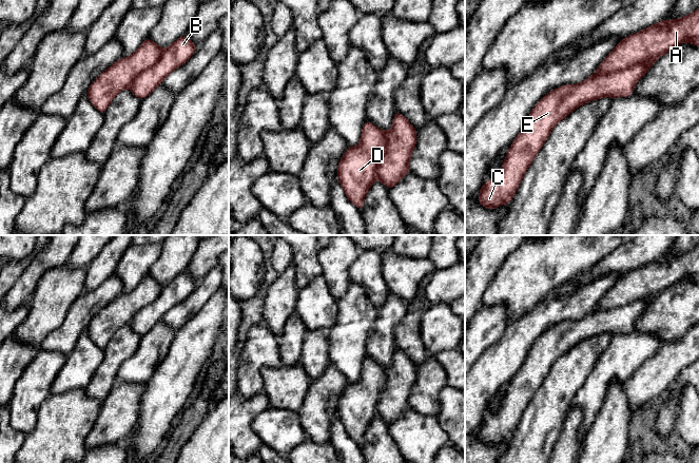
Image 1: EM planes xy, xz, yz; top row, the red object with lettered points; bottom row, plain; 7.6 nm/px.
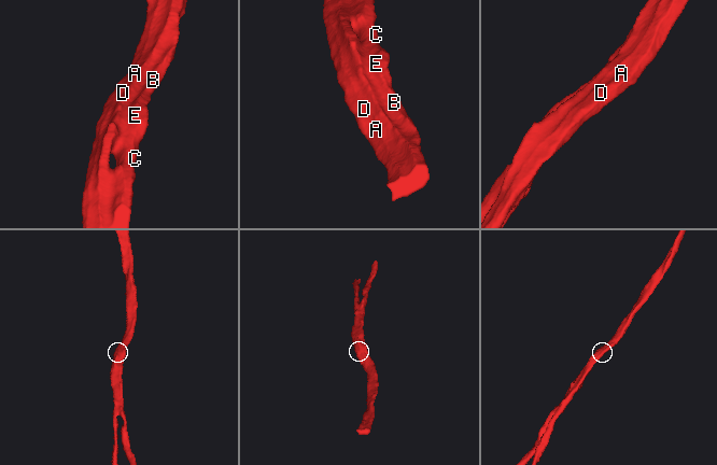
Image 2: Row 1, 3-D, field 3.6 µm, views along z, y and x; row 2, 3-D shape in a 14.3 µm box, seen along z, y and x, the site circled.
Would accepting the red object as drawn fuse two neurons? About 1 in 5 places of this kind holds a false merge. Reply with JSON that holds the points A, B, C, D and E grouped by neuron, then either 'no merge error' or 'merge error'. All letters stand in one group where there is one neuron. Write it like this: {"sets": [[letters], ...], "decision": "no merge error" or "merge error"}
{"sets": [["A", "D"], ["B", "C", "E"]], "decision": "merge error"}

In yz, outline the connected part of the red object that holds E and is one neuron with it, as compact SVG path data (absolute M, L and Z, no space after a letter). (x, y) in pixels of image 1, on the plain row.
M648 297L615 309L597 309L586 314L582 320L561 322L547 329L530 348L524 364L507 387L506 394L499 409L494 414L488 416L482 422L478 432L479 439L489 446L499 444L503 440L508 441L520 422L526 406L559 358L567 353L581 341L591 336L603 333L616 334L630 332L634 329L635 321L649 307L653 301L654 297Z

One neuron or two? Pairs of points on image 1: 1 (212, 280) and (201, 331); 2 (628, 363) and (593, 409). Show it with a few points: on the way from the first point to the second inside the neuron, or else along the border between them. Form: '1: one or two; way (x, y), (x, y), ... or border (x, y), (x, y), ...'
1: two; border (217, 289), (191, 319)
2: one; way (615, 369), (594, 390), (593, 396)

